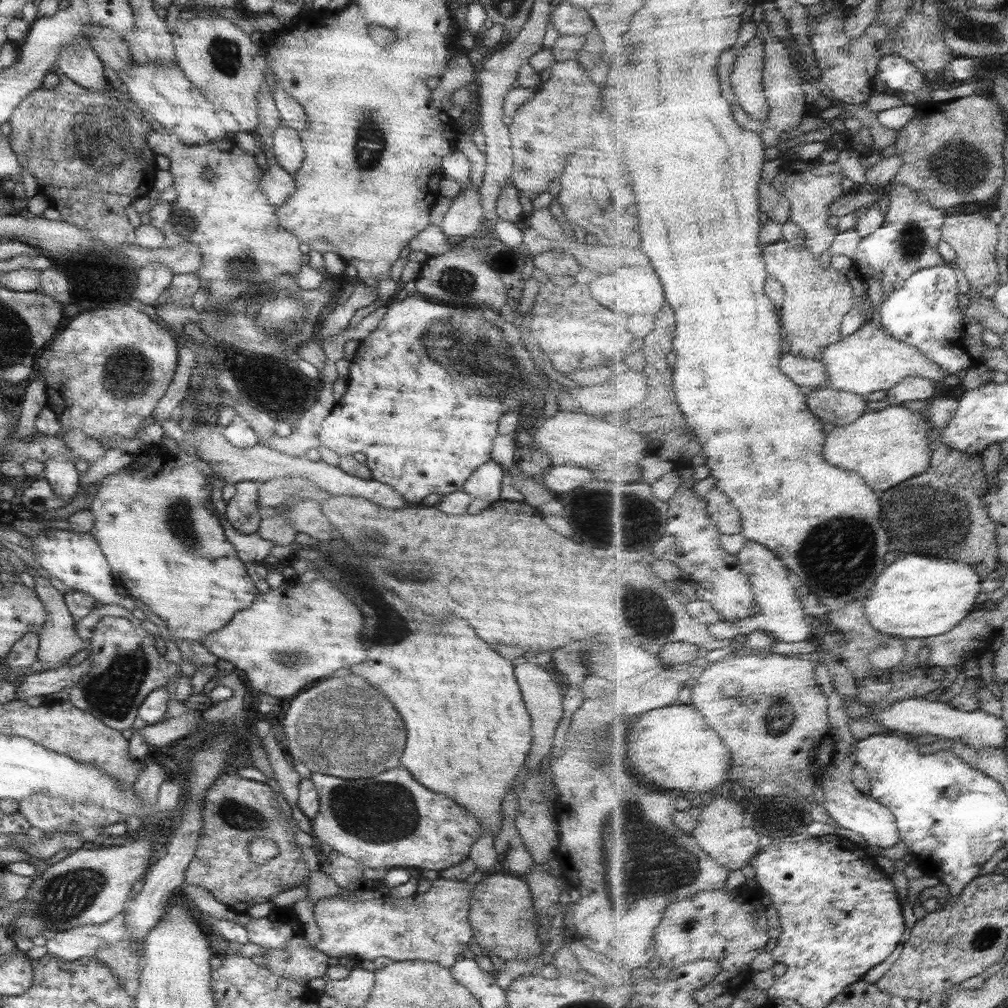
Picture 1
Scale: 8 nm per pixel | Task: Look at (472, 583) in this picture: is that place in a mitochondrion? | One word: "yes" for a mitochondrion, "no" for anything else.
no

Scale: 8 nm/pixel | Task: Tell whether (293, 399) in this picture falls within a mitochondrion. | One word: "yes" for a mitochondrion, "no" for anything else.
no

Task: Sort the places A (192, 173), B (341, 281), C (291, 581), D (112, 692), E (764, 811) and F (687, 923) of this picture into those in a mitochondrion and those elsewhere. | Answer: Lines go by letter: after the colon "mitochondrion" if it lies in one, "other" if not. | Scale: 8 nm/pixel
A: other
B: other
C: other
D: mitochondrion
E: other
F: mitochondrion

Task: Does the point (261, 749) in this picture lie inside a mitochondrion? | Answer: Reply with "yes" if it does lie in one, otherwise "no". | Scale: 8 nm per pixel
no

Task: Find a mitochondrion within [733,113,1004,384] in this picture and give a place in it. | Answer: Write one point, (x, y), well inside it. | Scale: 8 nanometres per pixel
(957, 163)

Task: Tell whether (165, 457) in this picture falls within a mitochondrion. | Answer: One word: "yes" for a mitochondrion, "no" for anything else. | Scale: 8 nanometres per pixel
no

